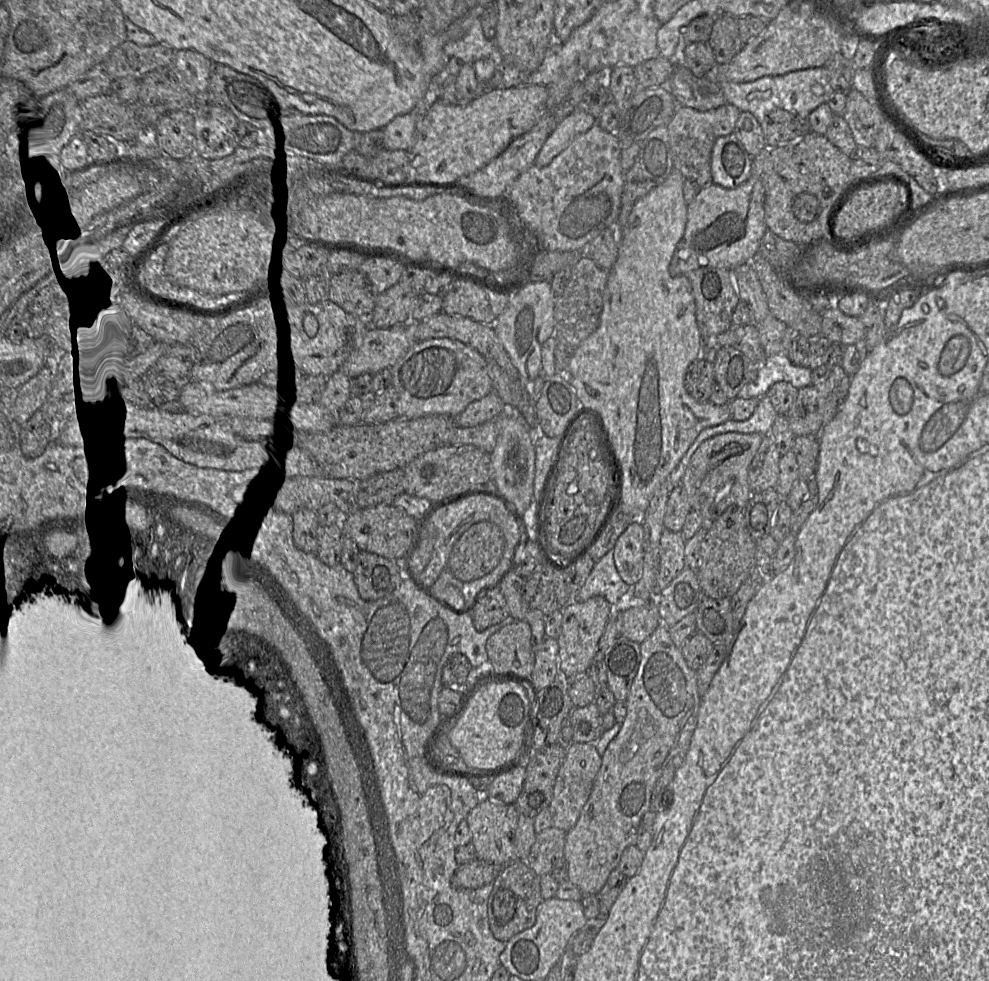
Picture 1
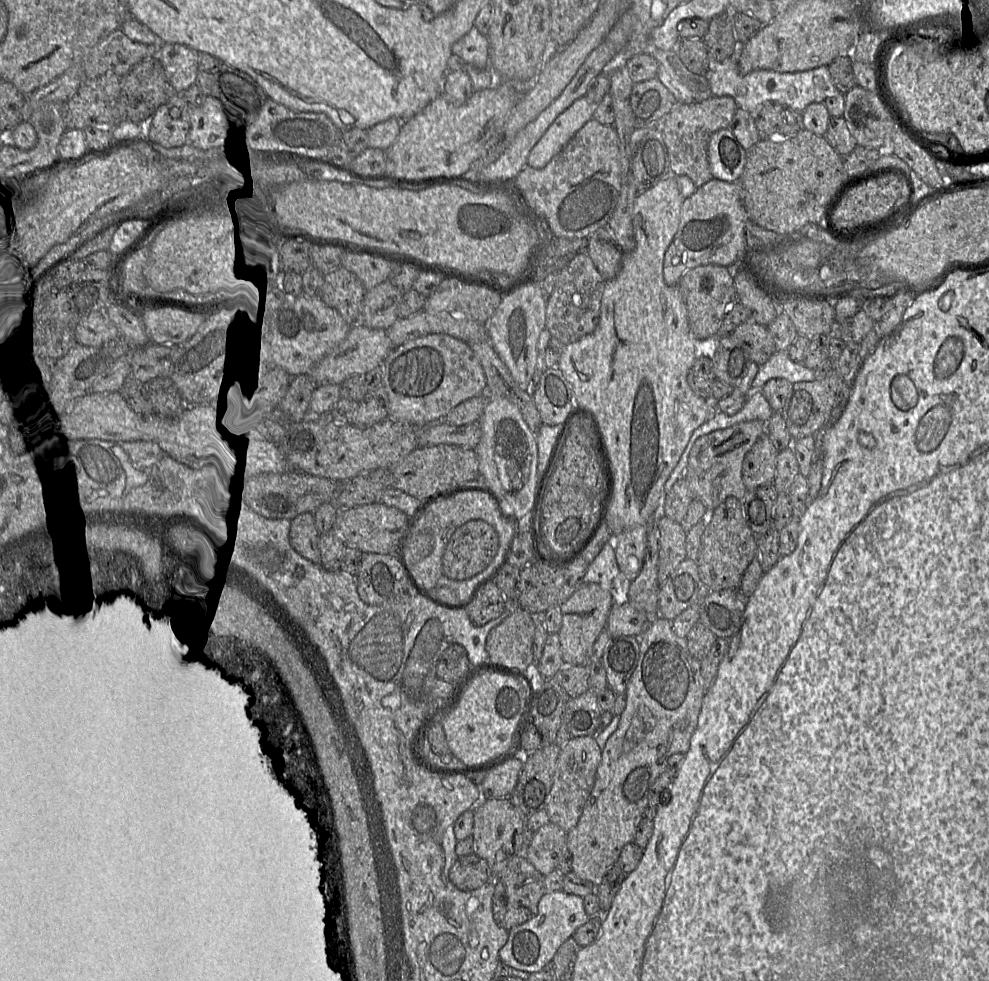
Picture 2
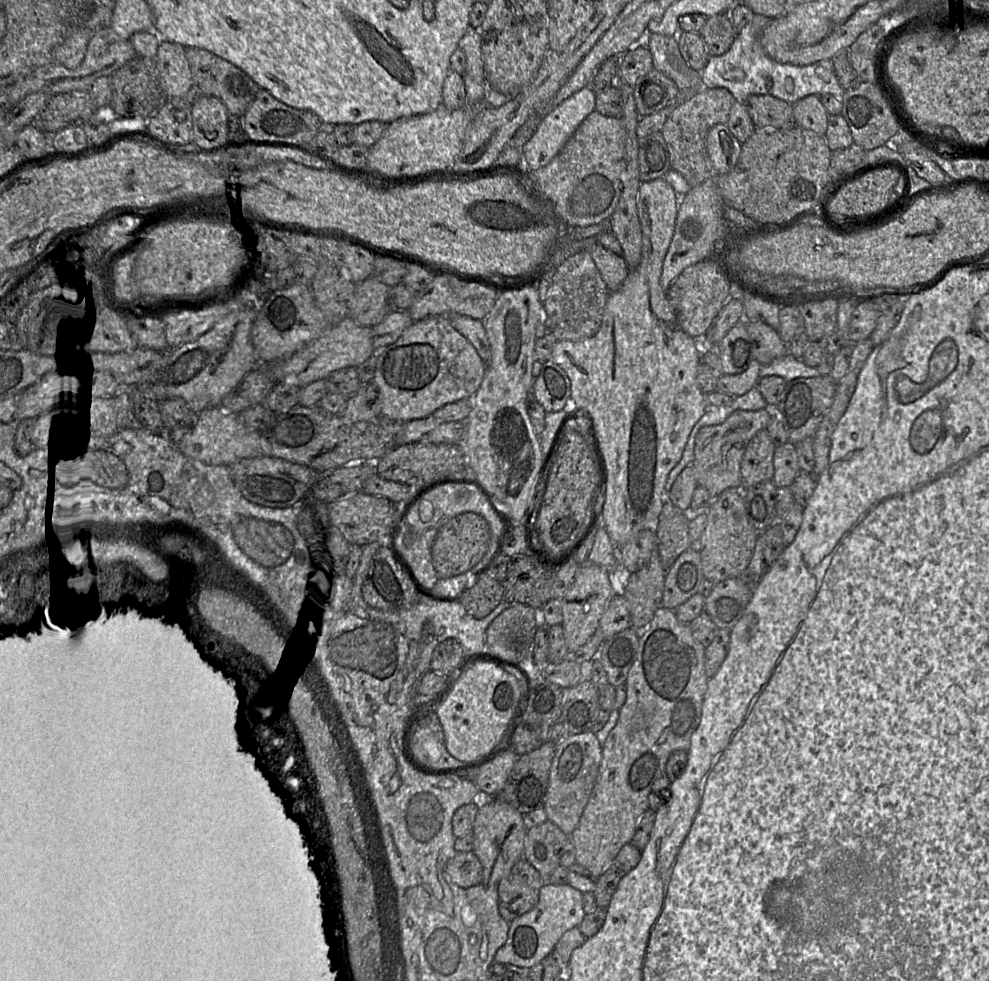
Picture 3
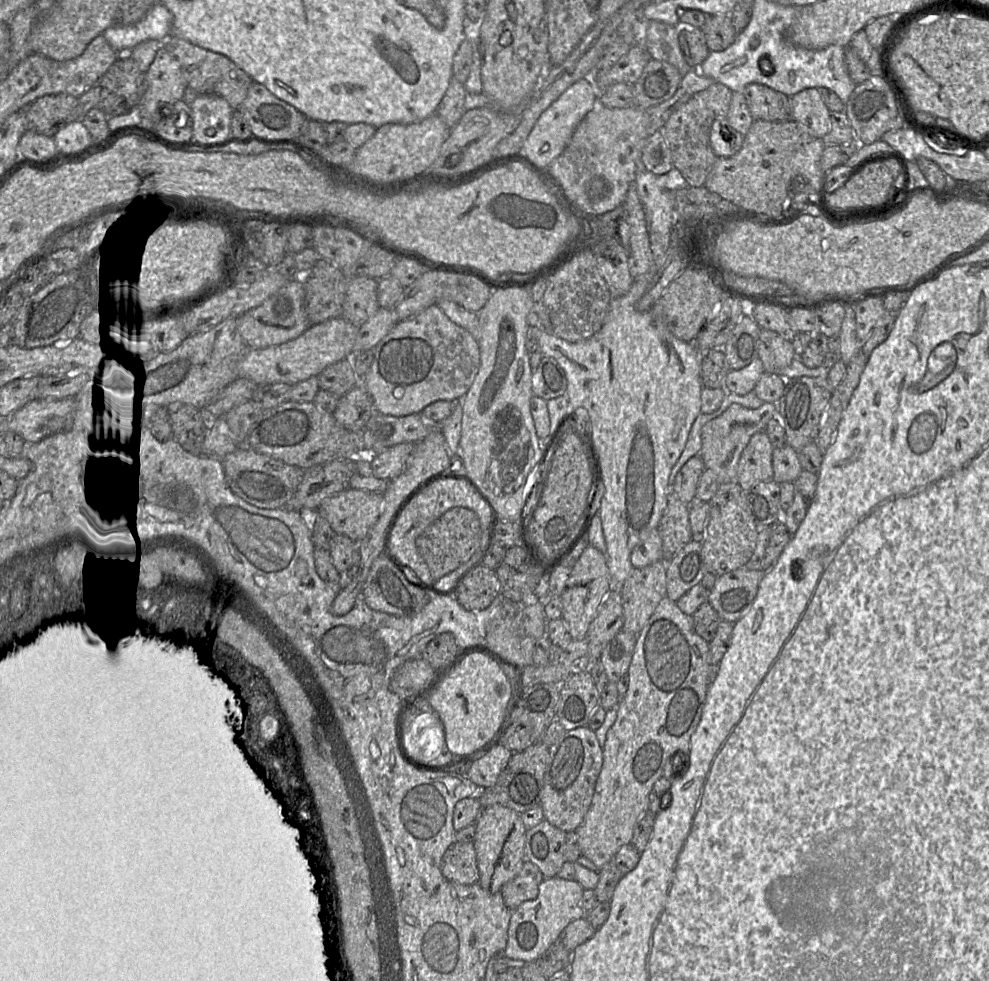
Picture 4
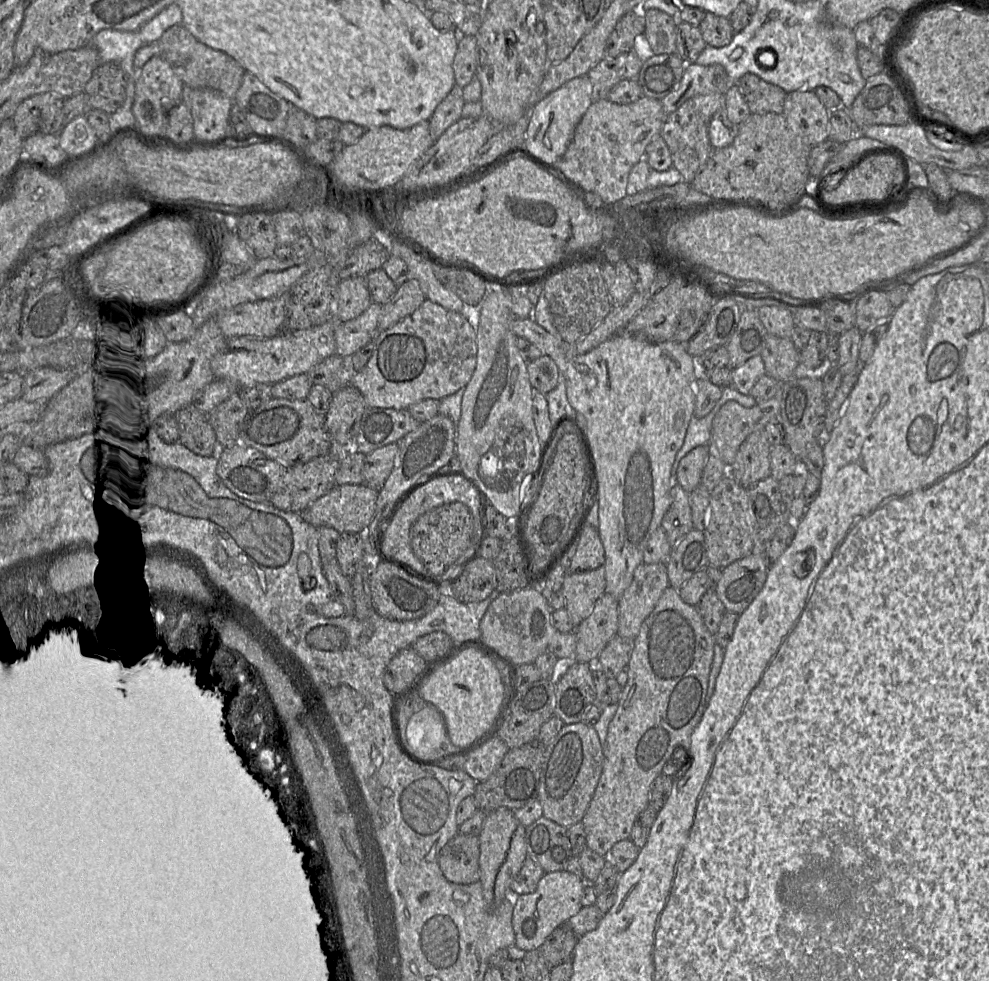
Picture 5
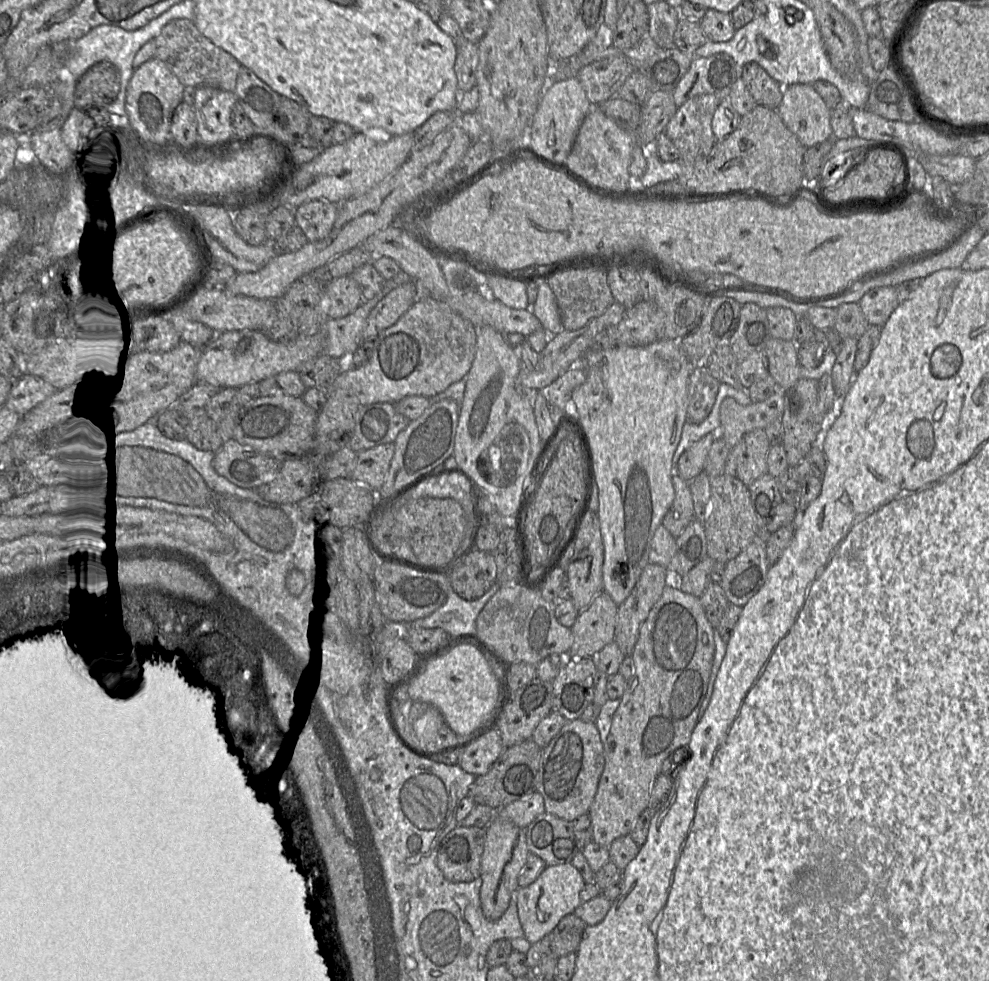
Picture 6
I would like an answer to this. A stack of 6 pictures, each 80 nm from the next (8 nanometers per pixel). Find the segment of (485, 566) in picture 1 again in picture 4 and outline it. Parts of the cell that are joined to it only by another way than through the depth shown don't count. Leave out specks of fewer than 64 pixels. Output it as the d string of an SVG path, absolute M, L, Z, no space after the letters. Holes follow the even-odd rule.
M454 507L431 523L417 538L416 548L435 581L467 562L480 544L481 524L474 511Z

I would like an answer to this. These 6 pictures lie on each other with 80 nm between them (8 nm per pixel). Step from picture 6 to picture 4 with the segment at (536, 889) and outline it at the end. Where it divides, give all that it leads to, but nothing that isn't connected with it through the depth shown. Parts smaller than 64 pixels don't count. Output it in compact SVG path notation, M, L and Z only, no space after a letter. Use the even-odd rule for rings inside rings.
M558 876L545 878L539 886L538 897L523 902L512 910L508 928L508 941L502 955L514 960L535 962L558 940L564 929L573 921L586 916L582 906L584 888L576 880Z

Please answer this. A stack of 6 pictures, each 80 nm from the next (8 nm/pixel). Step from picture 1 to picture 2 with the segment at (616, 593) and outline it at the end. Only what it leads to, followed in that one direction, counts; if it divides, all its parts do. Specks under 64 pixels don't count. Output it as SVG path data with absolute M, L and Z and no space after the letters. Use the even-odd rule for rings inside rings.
M613 541L607 542L597 557L589 563L583 583L598 584L609 592L613 588L621 588L621 585L630 585L630 581L618 568Z

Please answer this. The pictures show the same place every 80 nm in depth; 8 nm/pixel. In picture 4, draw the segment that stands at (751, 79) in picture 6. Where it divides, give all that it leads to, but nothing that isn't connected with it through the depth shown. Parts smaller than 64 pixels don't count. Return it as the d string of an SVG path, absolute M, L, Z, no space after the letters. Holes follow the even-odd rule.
M751 83L743 91L754 120L769 122L793 121L789 97L765 85Z

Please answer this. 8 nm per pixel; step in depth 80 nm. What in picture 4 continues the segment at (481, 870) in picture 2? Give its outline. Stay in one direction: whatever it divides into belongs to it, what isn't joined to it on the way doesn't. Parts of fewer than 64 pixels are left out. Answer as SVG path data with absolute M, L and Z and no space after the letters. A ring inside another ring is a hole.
M454 842L442 857L441 869L444 877L450 881L462 885L479 883L480 873L474 843Z

